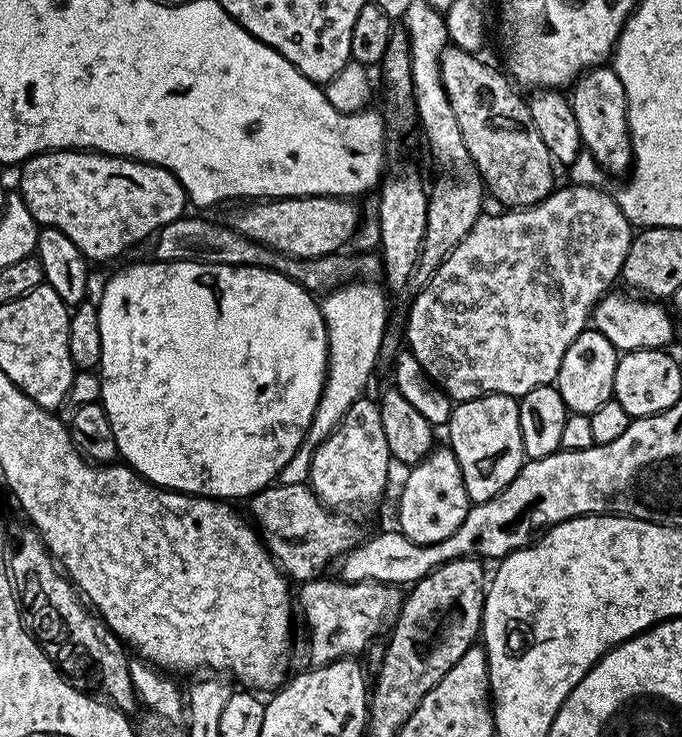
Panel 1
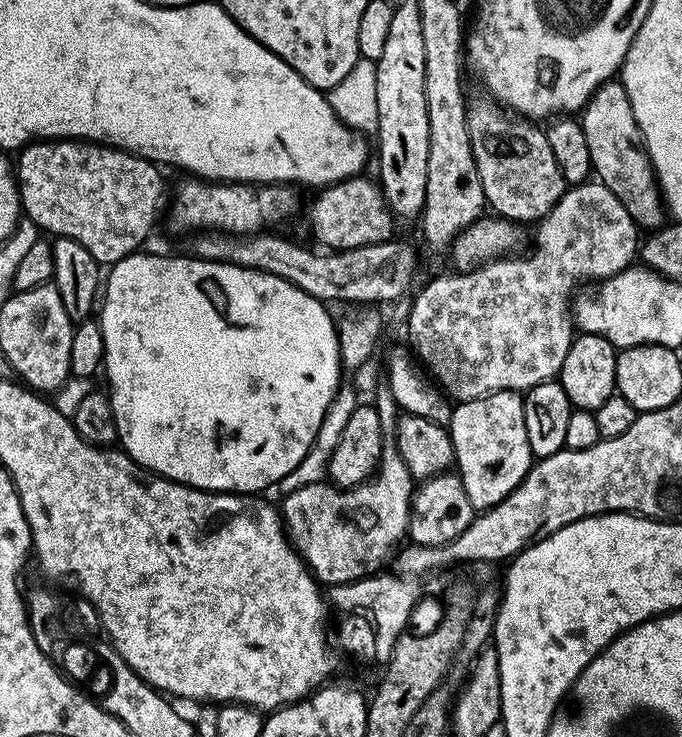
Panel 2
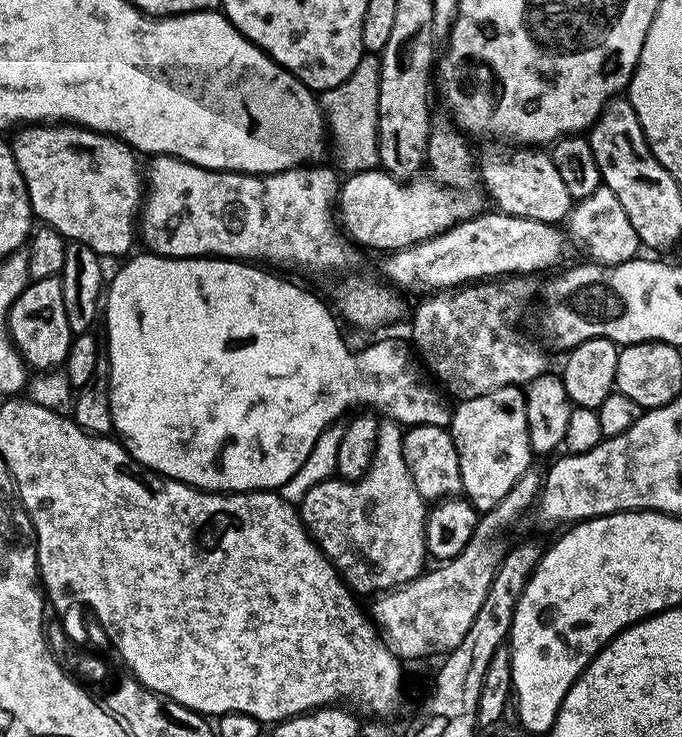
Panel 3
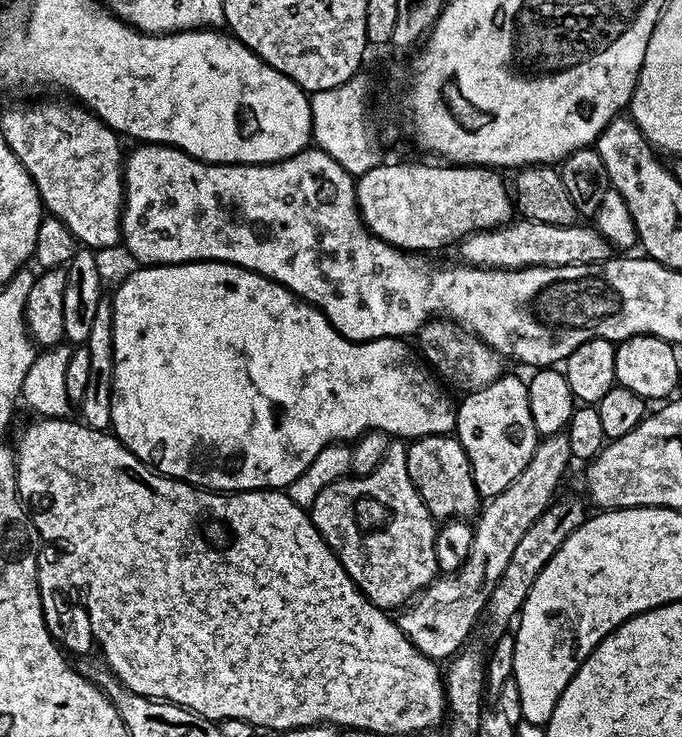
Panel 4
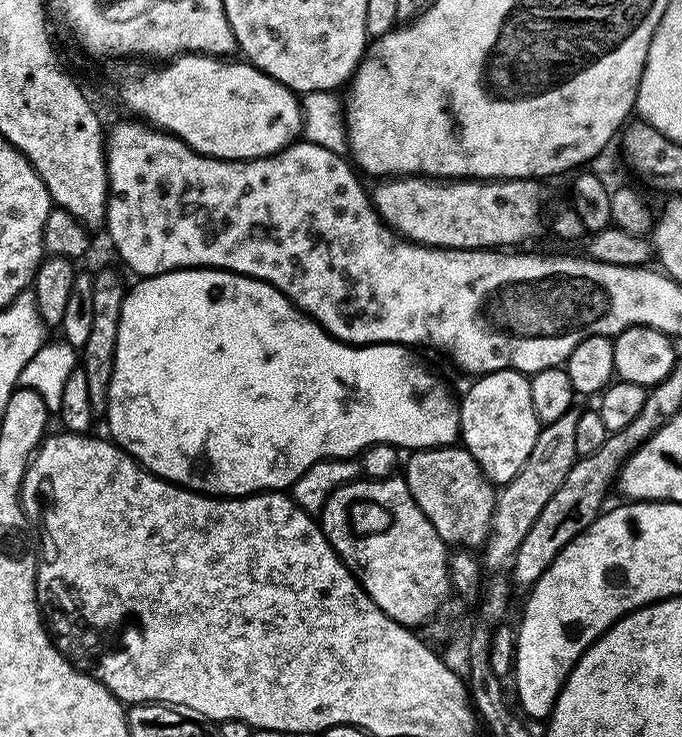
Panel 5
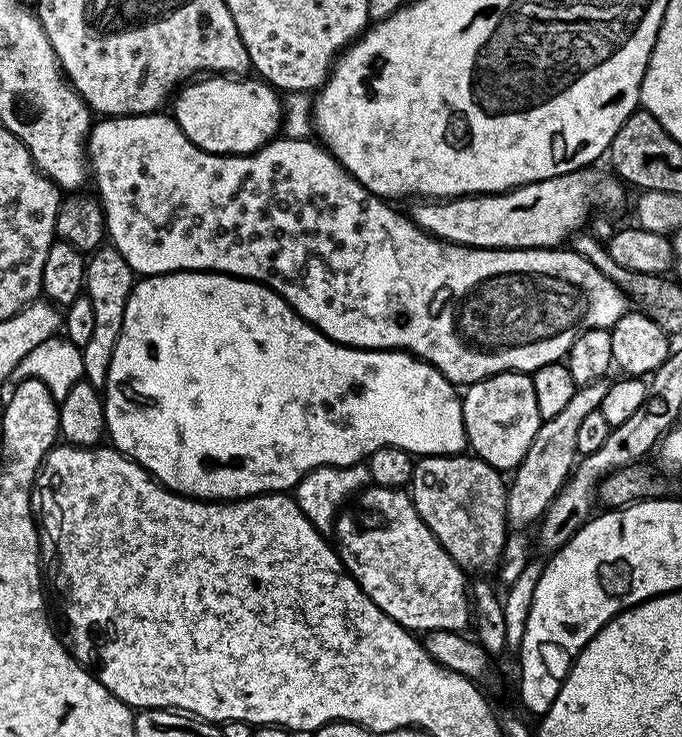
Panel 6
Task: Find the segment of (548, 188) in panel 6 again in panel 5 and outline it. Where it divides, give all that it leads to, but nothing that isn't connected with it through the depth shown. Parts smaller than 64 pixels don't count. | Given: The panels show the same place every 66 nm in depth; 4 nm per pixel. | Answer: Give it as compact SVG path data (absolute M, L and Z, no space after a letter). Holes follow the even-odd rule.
M398 176L395 178L384 178L375 189L371 189L372 205L376 207L376 213L385 224L389 225L395 232L399 232L408 240L416 244L428 244L432 248L478 248L481 250L500 250L504 244L520 244L528 240L540 228L540 211L544 208L544 196L540 193L539 179L530 180L437 180L426 176Z

